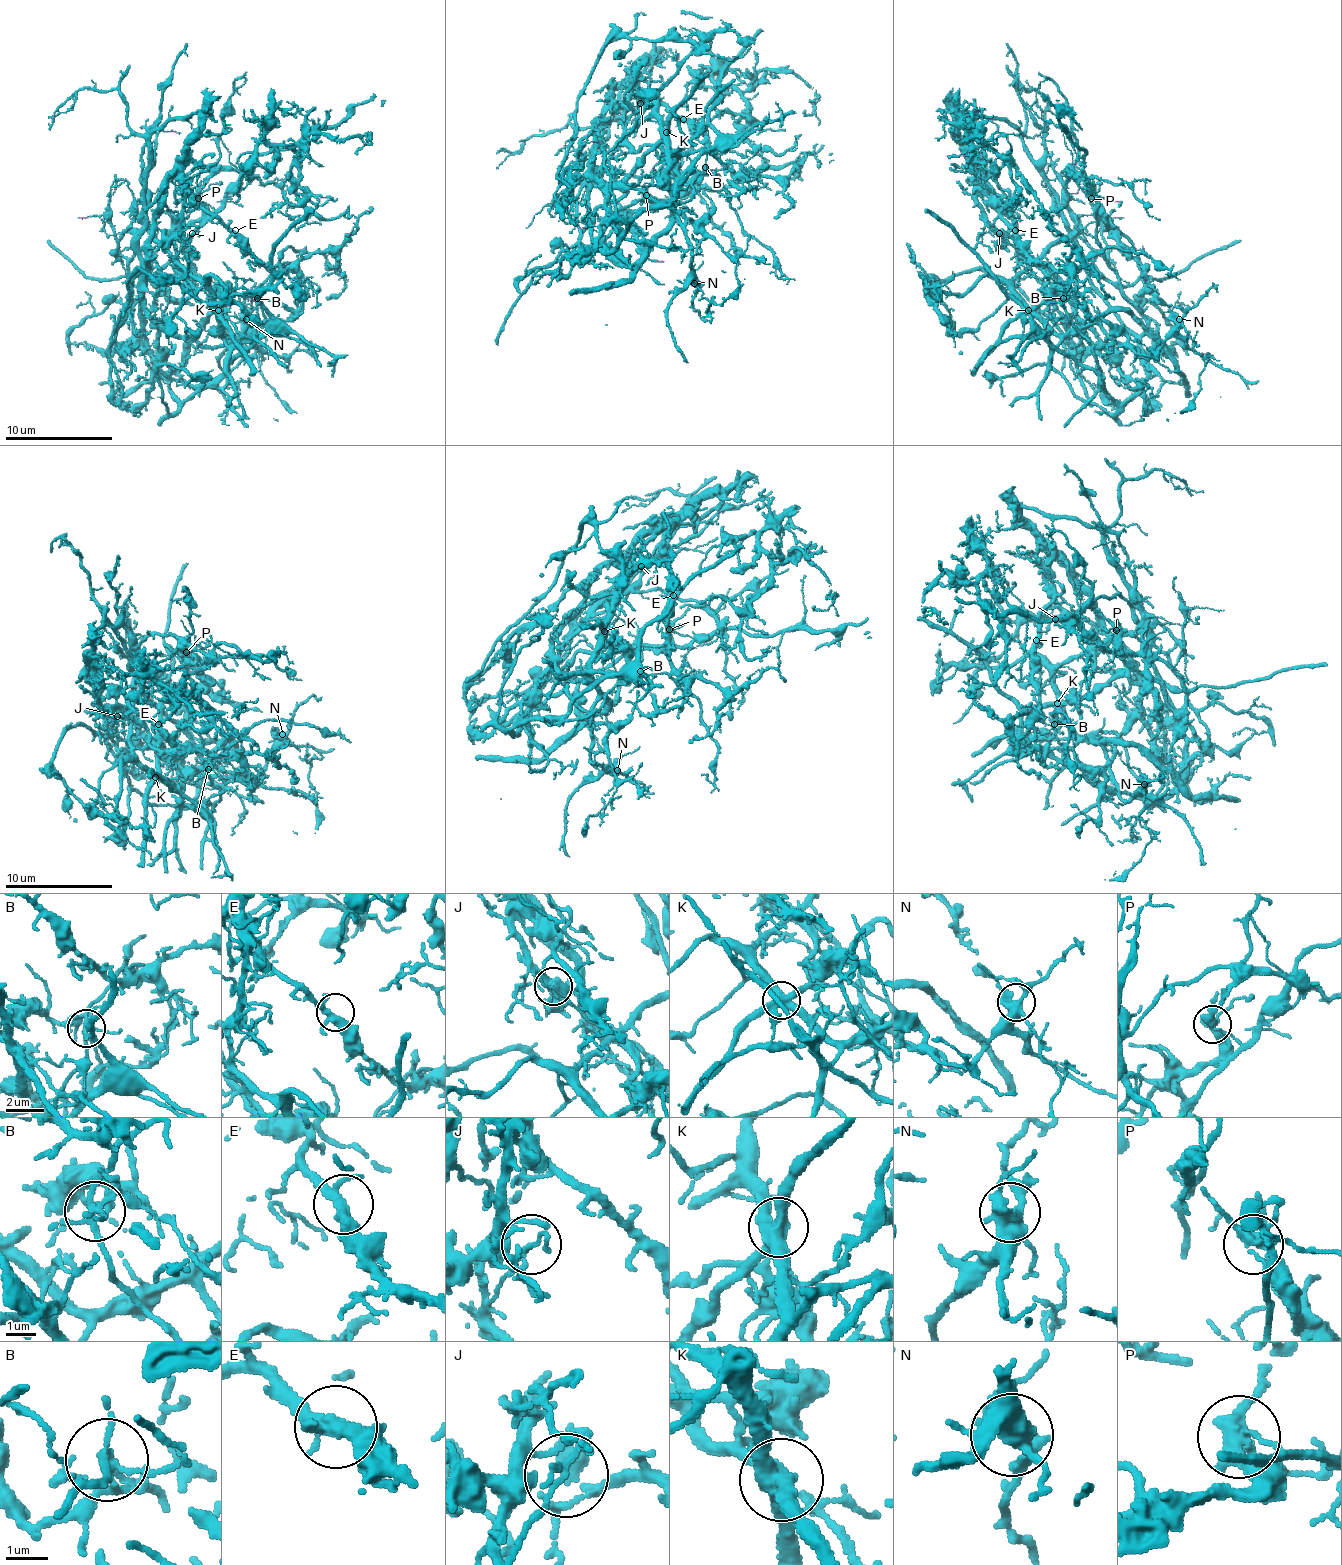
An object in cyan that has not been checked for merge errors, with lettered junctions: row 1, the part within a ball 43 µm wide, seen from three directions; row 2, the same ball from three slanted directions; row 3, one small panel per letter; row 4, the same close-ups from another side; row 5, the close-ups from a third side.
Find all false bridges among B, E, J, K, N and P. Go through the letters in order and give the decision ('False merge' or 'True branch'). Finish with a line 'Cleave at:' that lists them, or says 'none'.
B: False merge
E: True branch
J: False merge
K: False merge
N: True branch
P: False merge
Cleave at: B, J, K, P

